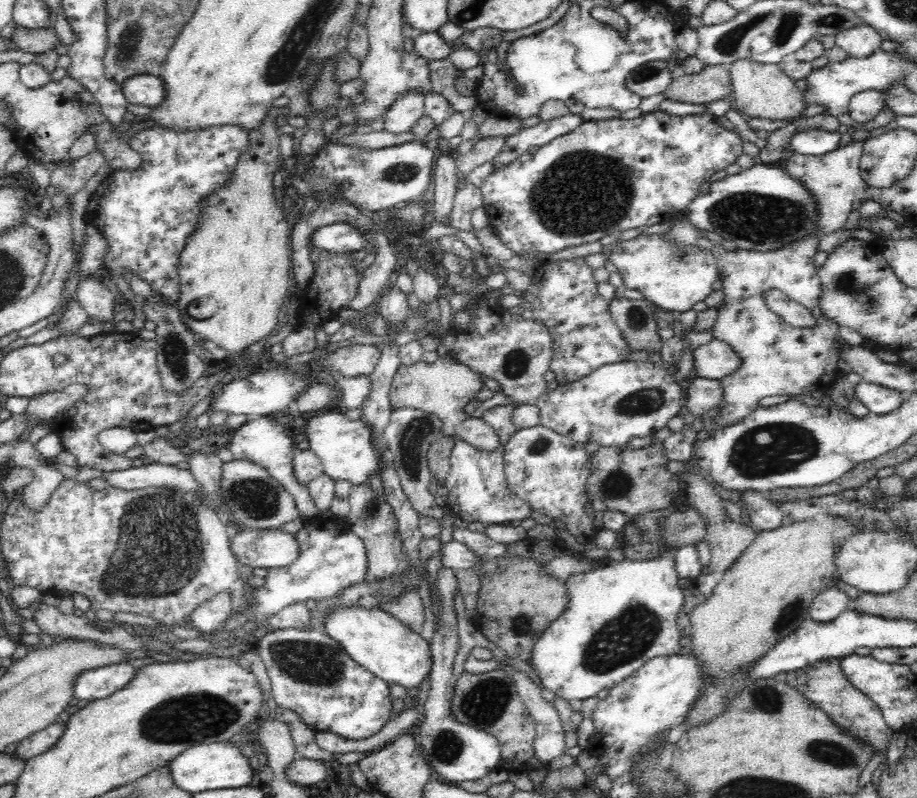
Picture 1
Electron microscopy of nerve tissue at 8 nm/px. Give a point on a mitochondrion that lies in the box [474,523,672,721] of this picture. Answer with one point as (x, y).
(628, 636)

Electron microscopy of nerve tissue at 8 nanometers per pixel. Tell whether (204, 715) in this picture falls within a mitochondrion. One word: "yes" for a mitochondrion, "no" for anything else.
yes

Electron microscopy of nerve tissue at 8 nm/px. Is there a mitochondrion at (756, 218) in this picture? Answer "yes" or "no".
yes

